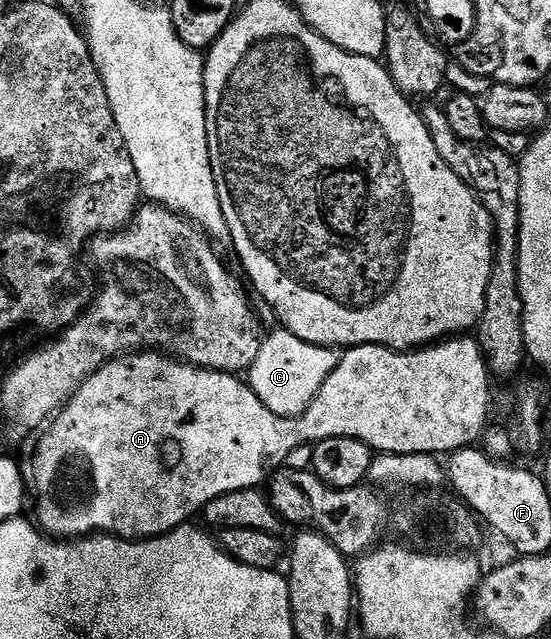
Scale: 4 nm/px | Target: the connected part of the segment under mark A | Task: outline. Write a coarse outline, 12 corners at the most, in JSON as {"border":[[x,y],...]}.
{"border":[[480,343],[354,346],[299,418],[160,352],[22,462],[49,538],[159,538],[299,446],[481,441]]}

